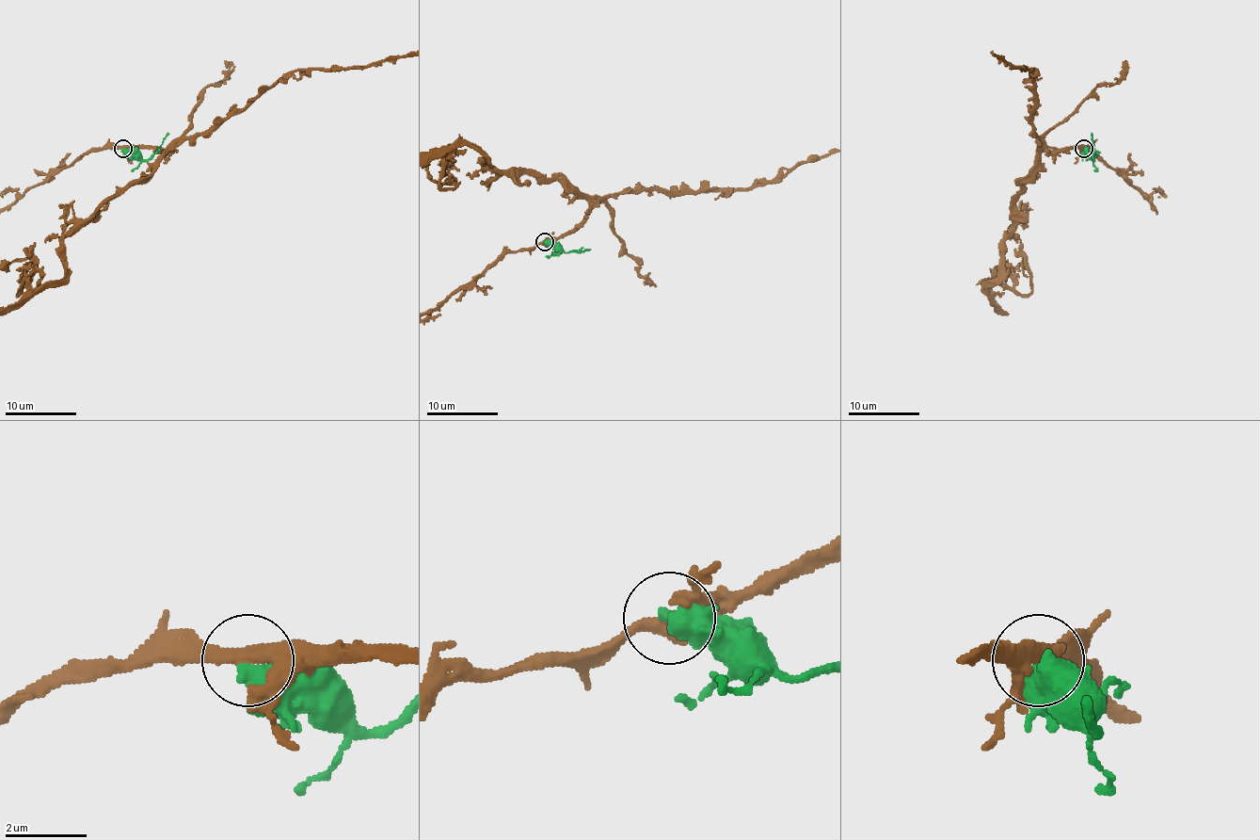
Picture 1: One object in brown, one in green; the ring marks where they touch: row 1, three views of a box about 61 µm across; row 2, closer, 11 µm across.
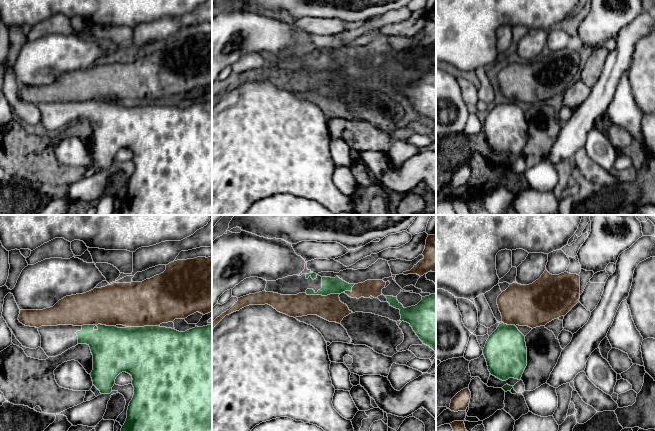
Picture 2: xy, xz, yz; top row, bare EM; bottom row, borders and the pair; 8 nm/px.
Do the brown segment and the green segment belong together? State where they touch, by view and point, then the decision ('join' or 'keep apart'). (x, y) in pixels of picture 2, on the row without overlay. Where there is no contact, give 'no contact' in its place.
xz (321, 71) | keep apart

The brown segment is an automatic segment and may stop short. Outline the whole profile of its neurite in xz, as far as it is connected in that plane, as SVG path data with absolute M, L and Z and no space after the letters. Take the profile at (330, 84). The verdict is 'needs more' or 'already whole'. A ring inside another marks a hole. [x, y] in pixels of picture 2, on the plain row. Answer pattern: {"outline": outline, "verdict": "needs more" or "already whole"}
{"outline": "M262 67L238 74L238 77L226 88L222 89L212 98L214 104L226 91L239 87L249 81L268 80L278 88L290 93L317 91L329 98L341 99L344 93L353 89L348 82L340 77L340 70L307 71L281 71L274 68Z", "verdict": "already whole"}

